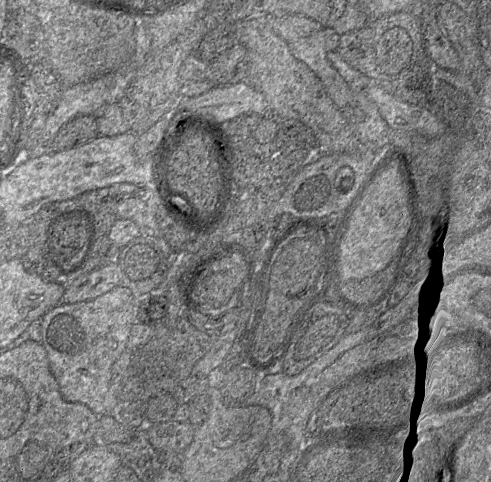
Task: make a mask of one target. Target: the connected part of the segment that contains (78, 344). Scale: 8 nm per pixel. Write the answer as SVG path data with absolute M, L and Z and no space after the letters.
M122 285L91 300L59 303L42 316L41 343L66 401L82 403L98 416L117 414L121 402L111 382L111 368L126 349L131 327L136 321L138 299Z

